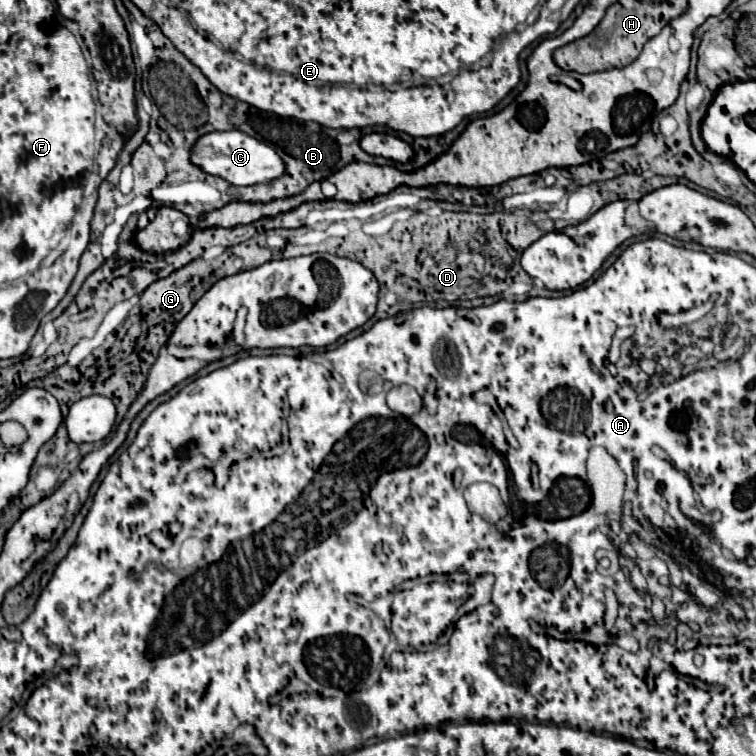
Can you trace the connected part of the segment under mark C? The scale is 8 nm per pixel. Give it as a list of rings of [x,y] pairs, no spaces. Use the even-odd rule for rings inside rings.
[[[213,131],[209,135],[203,135],[197,143],[197,149],[193,151],[193,163],[197,163],[205,173],[223,177],[231,185],[245,187],[245,185],[257,185],[257,183],[269,183],[273,179],[279,179],[285,175],[285,163],[277,155],[273,147],[267,143],[243,133],[243,131]]]

